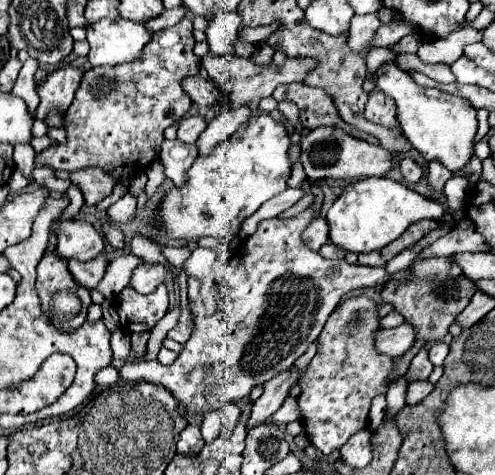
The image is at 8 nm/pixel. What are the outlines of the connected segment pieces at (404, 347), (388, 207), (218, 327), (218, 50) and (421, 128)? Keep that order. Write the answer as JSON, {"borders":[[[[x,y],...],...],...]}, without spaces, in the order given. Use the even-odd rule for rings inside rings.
{"borders":[[[[402,323],[392,329],[380,329],[376,333],[376,349],[380,353],[386,353],[390,357],[404,355],[416,341],[416,329],[414,325]]],[[[368,177],[344,187],[342,195],[330,207],[326,219],[330,225],[330,243],[352,253],[380,251],[394,239],[398,239],[408,225],[420,219],[440,219],[444,215],[444,205],[422,197],[420,193],[408,189],[406,185],[390,177]]],[[[306,209],[292,219],[262,221],[258,231],[248,237],[224,265],[224,285],[218,287],[216,295],[218,313],[210,315],[204,323],[194,323],[194,333],[184,343],[184,349],[176,361],[172,365],[160,365],[158,361],[126,363],[120,369],[120,377],[124,381],[148,381],[164,385],[186,407],[188,417],[202,417],[208,411],[222,409],[228,401],[240,403],[248,399],[256,385],[264,385],[264,381],[270,381],[276,377],[276,373],[290,369],[292,363],[308,349],[308,345],[316,341],[328,315],[336,309],[340,297],[346,291],[376,287],[388,275],[384,267],[362,267],[348,265],[346,261],[328,261],[318,251],[308,249],[300,241],[300,233],[306,229],[312,217],[314,213]]],[[[236,12],[218,13],[209,21],[205,30],[210,51],[216,55],[234,53],[234,43],[238,39],[240,15]]],[[[396,63],[382,65],[376,71],[376,77],[378,89],[396,101],[396,115],[404,137],[416,151],[422,153],[426,161],[436,159],[454,173],[468,165],[468,159],[474,157],[474,137],[478,127],[476,109],[470,105],[468,99],[444,93],[440,89],[420,87],[412,81],[410,75],[402,73]]]]}

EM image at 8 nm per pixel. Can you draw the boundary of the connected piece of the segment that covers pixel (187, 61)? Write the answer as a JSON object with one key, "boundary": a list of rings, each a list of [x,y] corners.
{"boundary":[[[192,11],[186,13],[184,21],[180,21],[174,27],[168,27],[164,31],[152,33],[152,39],[144,47],[144,53],[130,63],[124,65],[108,65],[108,67],[92,67],[84,71],[80,87],[74,95],[74,101],[66,113],[66,143],[54,143],[42,153],[34,157],[34,163],[38,167],[50,167],[50,169],[86,169],[86,167],[100,167],[112,179],[116,181],[114,191],[110,197],[102,199],[96,209],[106,211],[110,205],[114,205],[118,199],[122,199],[128,193],[128,187],[124,187],[124,181],[132,179],[132,175],[138,173],[138,169],[146,169],[158,155],[160,145],[164,141],[164,129],[180,121],[188,109],[190,109],[190,97],[182,91],[180,81],[186,75],[194,75],[198,71],[200,59],[194,55],[194,27],[192,27]]]}

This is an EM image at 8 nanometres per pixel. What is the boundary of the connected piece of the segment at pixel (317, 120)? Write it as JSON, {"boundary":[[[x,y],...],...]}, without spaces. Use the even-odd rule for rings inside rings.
{"boundary":[[[290,83],[290,85],[280,85],[274,89],[272,97],[276,101],[294,101],[298,105],[298,109],[302,111],[300,117],[302,117],[302,125],[306,129],[316,129],[320,125],[336,125],[340,129],[344,129],[346,133],[350,133],[352,137],[358,137],[358,139],[364,139],[368,143],[376,143],[376,137],[356,129],[354,125],[348,125],[346,121],[338,119],[338,111],[336,107],[332,105],[332,99],[322,91],[322,89],[312,89],[304,83]]]}

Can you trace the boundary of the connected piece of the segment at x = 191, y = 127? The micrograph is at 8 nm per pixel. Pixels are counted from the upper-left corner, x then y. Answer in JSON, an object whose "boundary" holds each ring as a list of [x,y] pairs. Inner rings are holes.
{"boundary":[[[186,117],[178,123],[178,139],[184,143],[196,143],[198,135],[206,129],[206,121],[202,117]]]}

